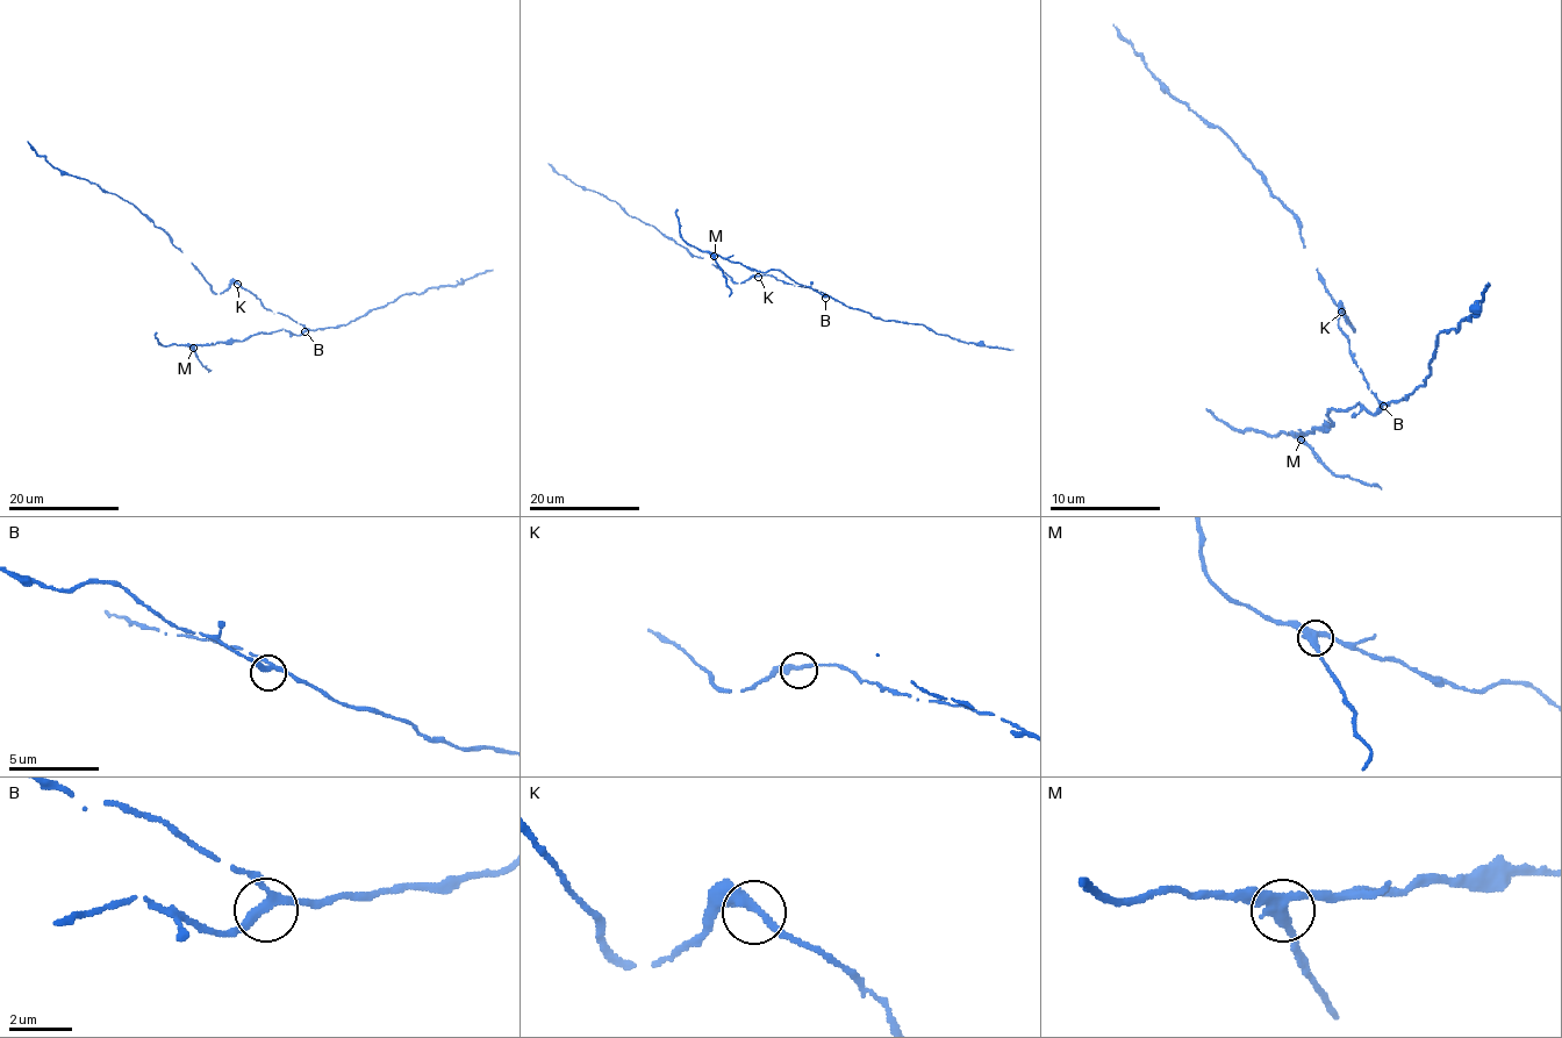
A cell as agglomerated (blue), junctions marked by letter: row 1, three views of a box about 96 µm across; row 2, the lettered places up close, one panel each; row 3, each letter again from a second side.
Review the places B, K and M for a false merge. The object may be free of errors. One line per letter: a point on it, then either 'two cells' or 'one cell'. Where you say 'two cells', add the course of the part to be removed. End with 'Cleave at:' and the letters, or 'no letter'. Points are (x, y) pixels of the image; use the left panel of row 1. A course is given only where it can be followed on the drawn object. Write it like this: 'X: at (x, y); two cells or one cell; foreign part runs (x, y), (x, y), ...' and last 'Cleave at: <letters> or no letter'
B: at (305, 331); one cell
K: at (237, 284); one cell
M: at (193, 348); two cells; foreign part runs (193, 348), (208, 373)
Cleave at: M

